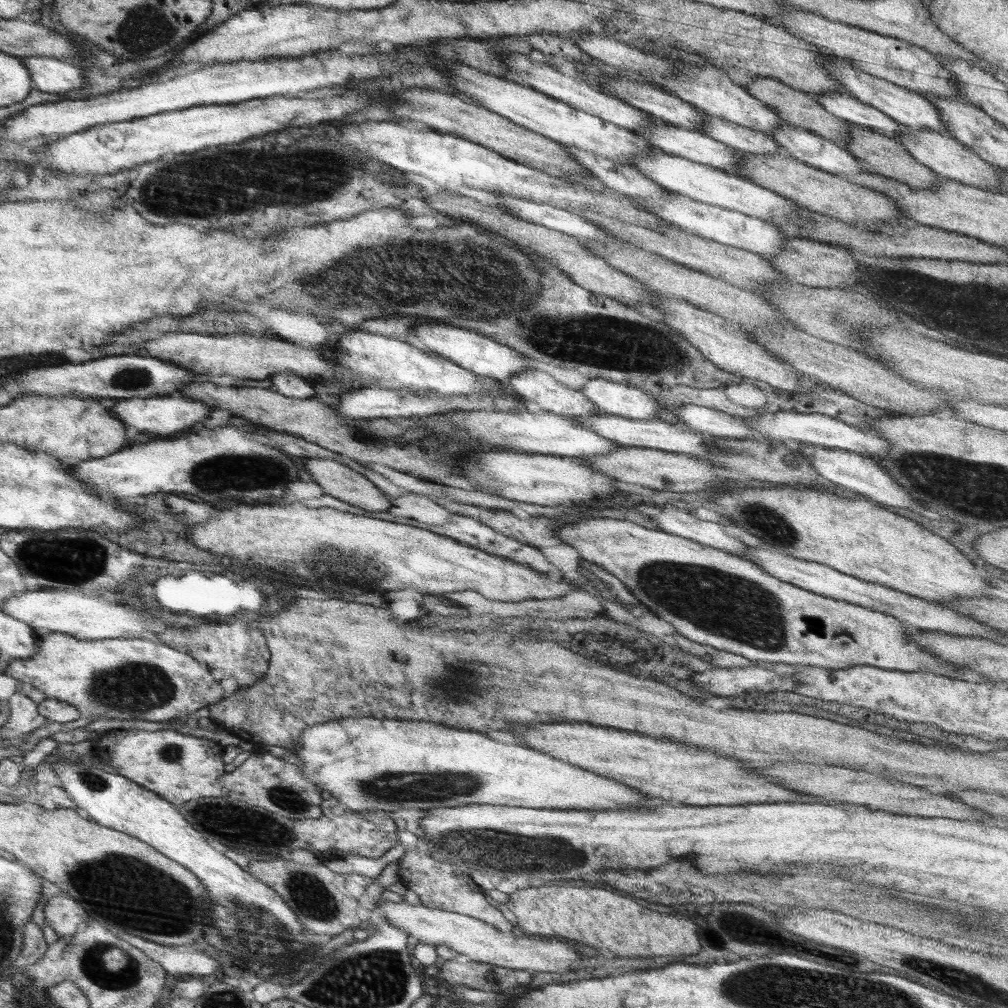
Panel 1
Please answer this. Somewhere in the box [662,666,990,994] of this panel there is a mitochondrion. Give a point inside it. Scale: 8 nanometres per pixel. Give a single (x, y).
(741, 928)

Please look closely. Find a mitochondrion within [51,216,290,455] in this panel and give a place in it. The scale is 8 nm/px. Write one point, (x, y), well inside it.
(129, 379)

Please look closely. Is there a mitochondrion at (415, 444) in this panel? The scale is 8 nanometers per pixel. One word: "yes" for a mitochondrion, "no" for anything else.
yes

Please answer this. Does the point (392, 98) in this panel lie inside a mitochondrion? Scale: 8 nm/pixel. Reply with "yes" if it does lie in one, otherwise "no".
no

